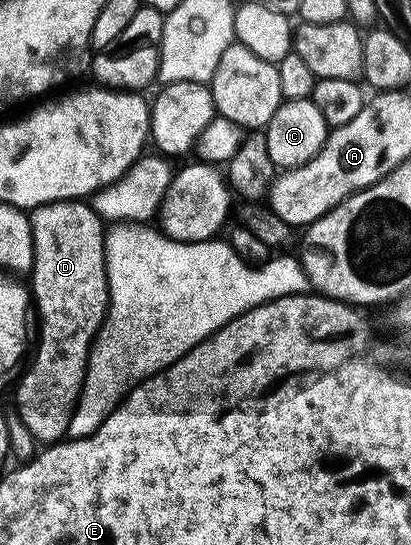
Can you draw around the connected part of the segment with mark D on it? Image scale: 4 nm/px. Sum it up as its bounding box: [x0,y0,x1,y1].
[16,199,108,443]

